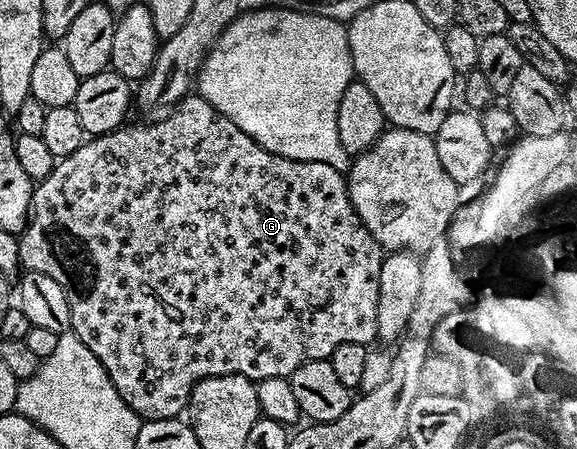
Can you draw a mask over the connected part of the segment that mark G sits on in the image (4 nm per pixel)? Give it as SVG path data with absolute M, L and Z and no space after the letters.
M188 94L163 115L167 114L168 116L163 116L160 120L153 121L152 124L127 122L116 128L114 132L106 132L103 136L84 139L80 148L73 150L73 154L62 157L56 163L54 170L44 180L40 180L34 185L31 193L31 215L27 227L17 236L20 248L20 265L28 272L49 274L49 278L53 278L53 282L57 282L61 286L61 290L65 290L65 302L69 302L69 314L71 315L70 331L74 332L77 338L81 338L81 342L85 342L85 346L89 346L89 350L93 350L93 354L97 354L97 362L101 362L101 366L105 366L105 374L109 374L117 394L121 394L123 401L143 420L174 420L182 413L179 412L182 408L184 411L188 407L193 386L197 386L197 382L210 376L244 376L256 382L265 378L281 378L282 376L289 378L293 374L293 370L297 370L297 366L310 360L326 360L333 354L333 350L337 350L337 346L341 346L345 342L374 345L373 342L376 343L377 340L379 279L381 278L385 250L373 238L373 234L369 234L369 230L356 214L353 202L347 193L346 175L340 169L329 166L325 162L290 160L265 150L257 141L249 138L249 134L242 132L233 121L225 118L225 114L218 112L204 96Z

